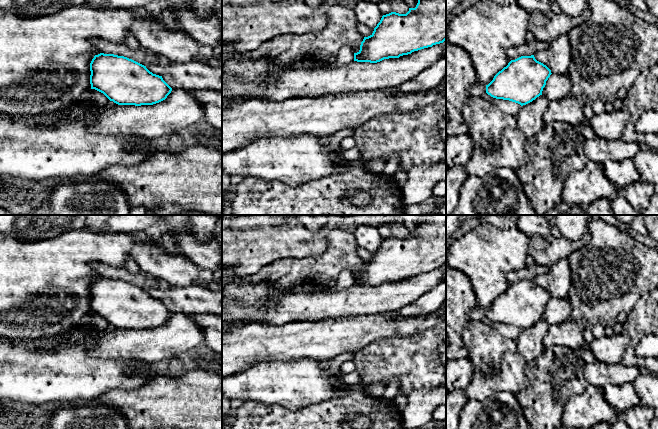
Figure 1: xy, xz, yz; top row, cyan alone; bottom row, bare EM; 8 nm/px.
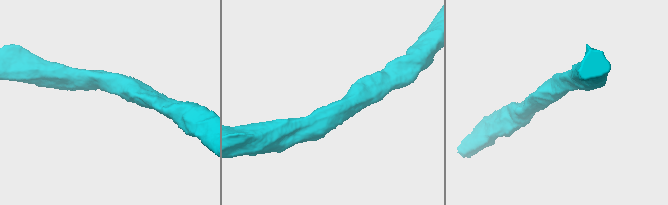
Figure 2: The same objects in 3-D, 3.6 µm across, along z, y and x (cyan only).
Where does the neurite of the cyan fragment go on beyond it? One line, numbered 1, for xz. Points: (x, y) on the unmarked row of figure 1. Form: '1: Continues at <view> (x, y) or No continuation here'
1: No continuation here

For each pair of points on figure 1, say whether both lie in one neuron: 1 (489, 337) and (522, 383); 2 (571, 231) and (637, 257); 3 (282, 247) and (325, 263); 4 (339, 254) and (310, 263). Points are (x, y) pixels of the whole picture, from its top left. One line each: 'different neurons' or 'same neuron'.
1: same neuron
2: different neurons
3: different neurons
4: same neuron

